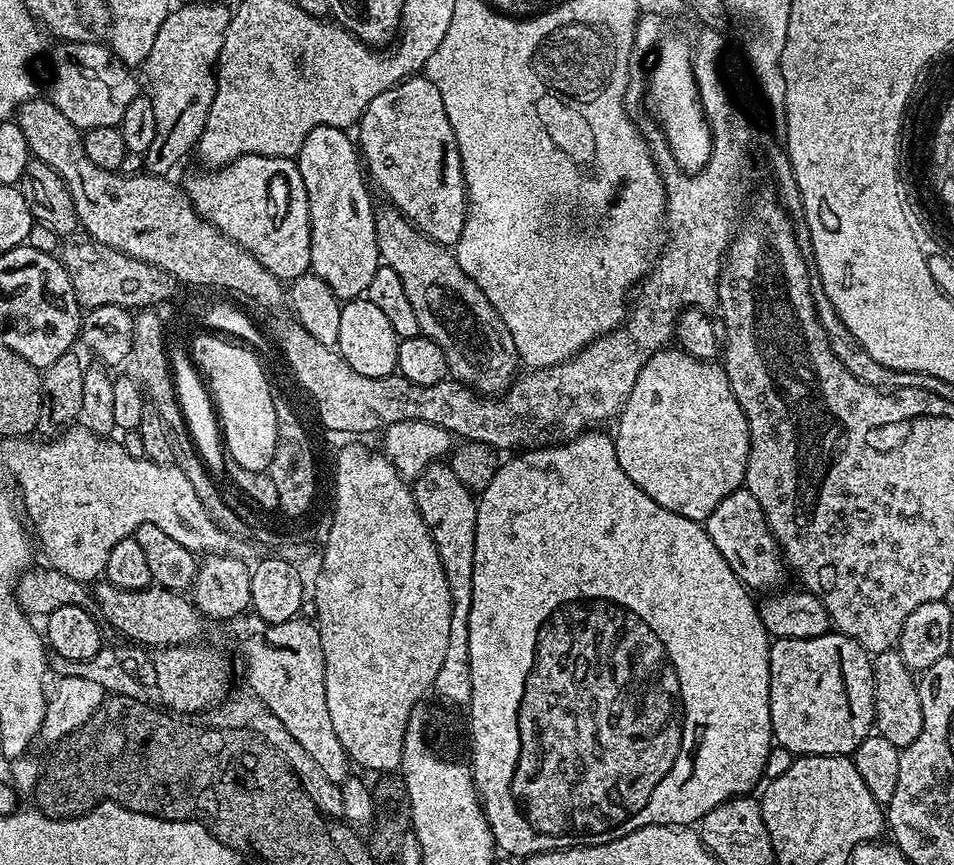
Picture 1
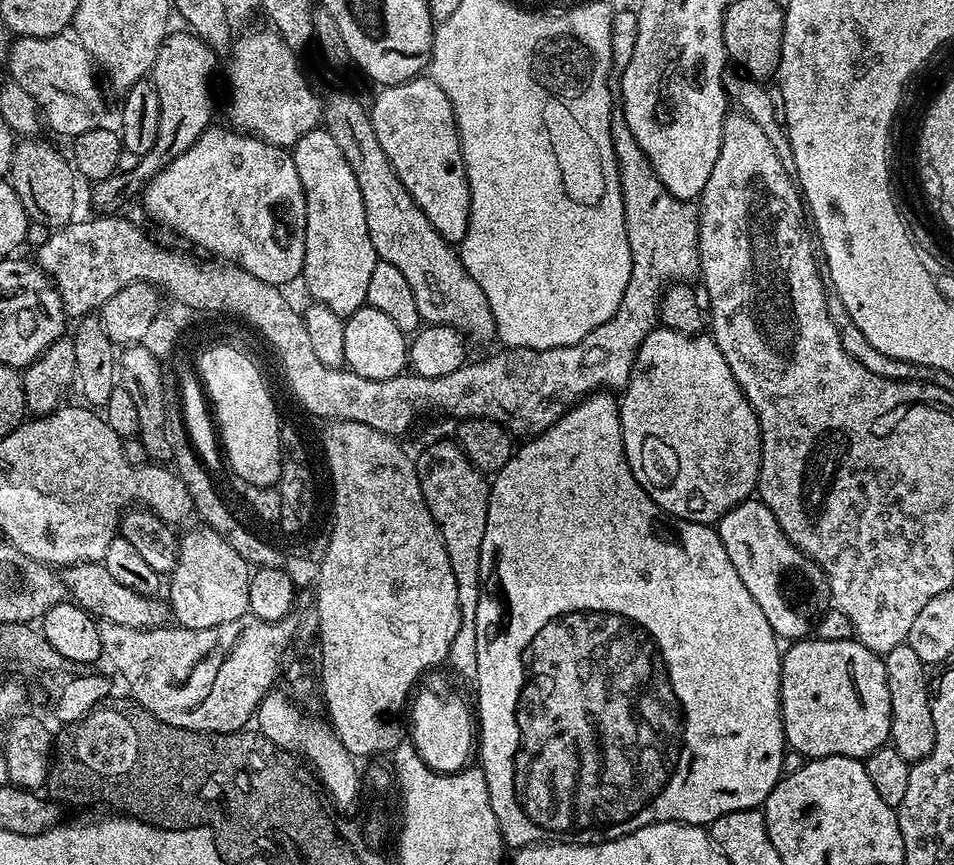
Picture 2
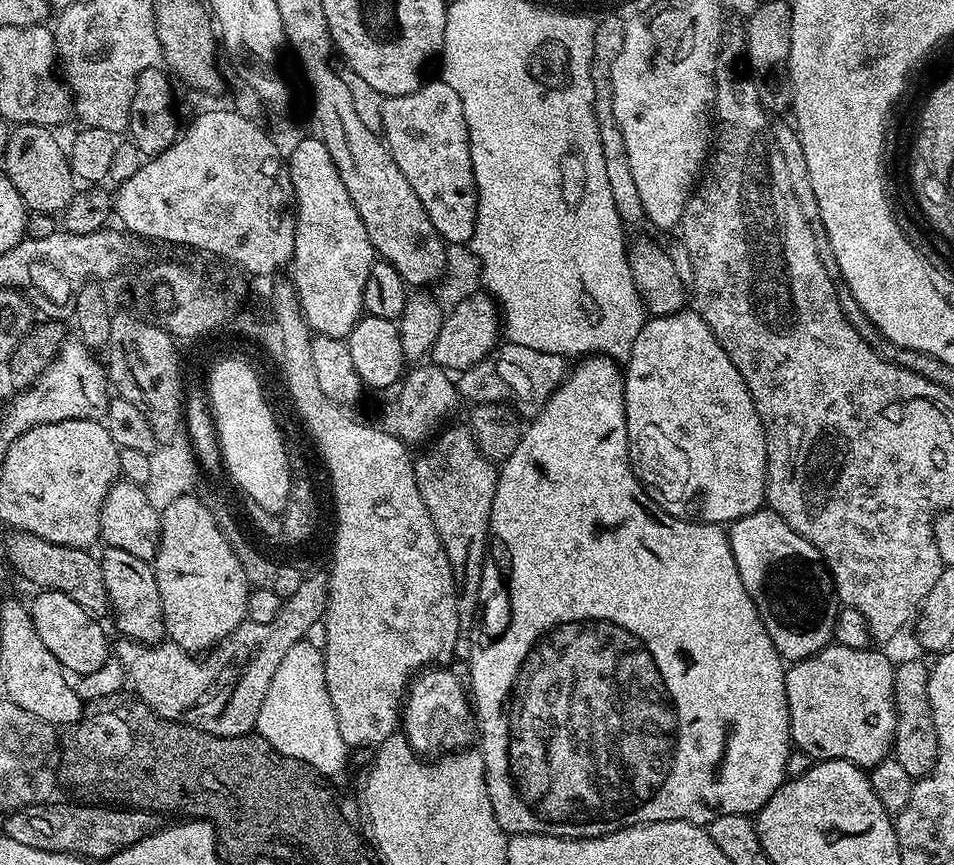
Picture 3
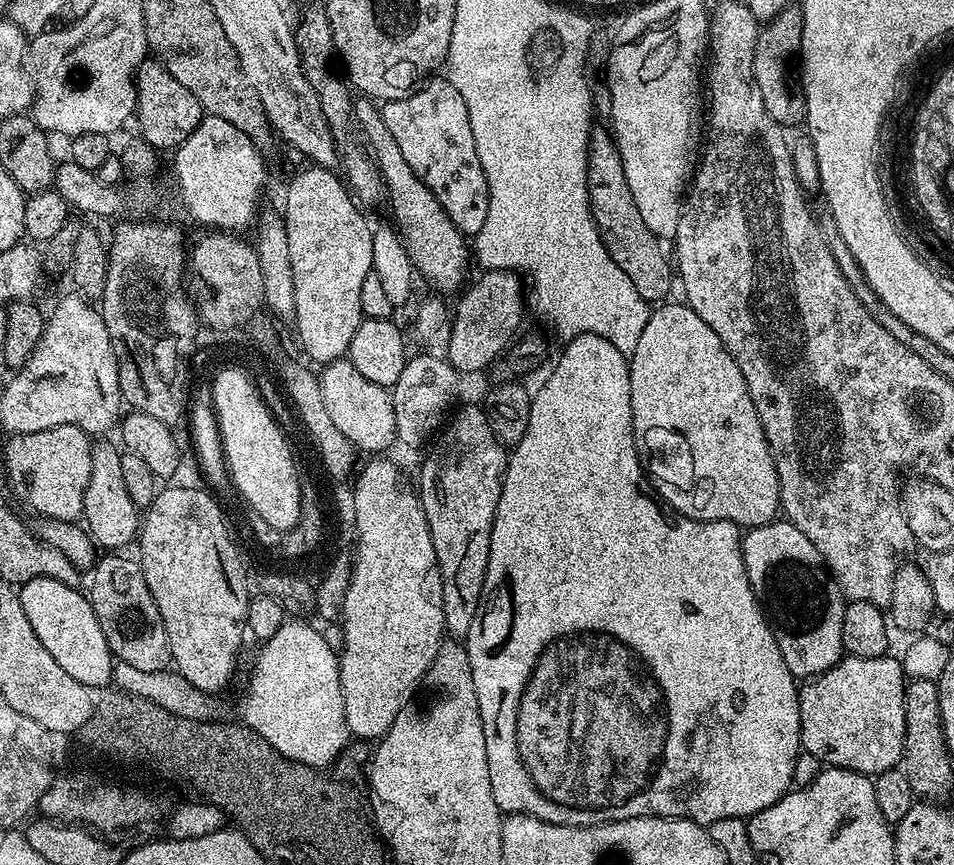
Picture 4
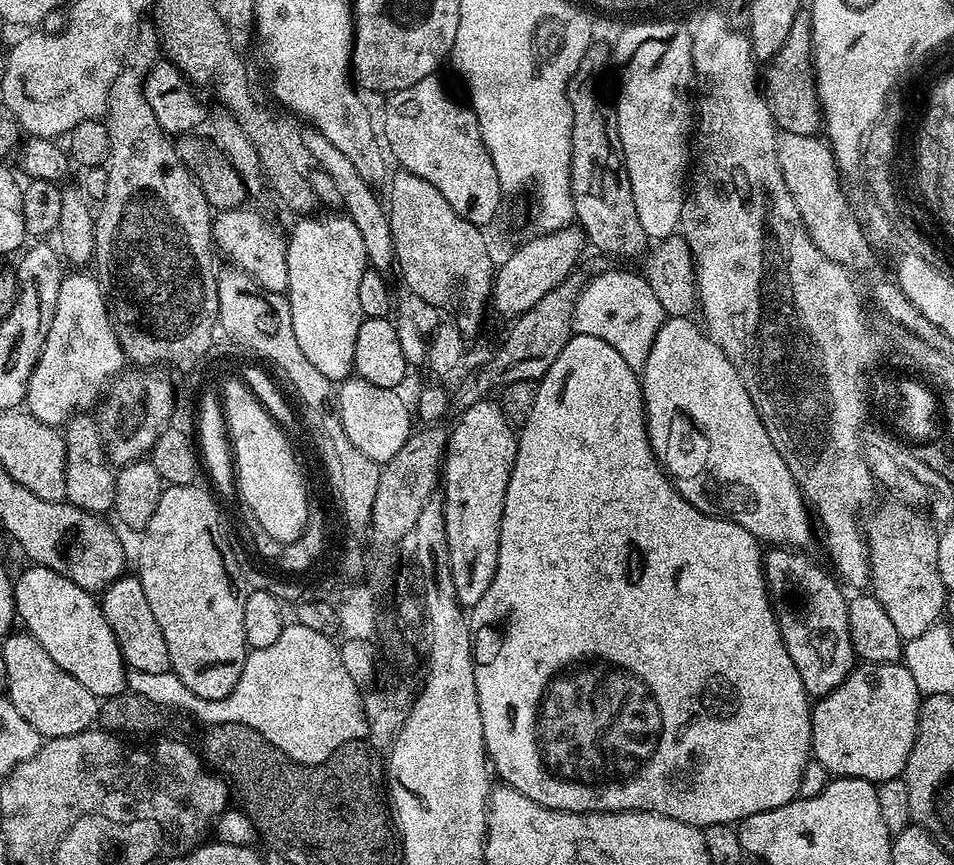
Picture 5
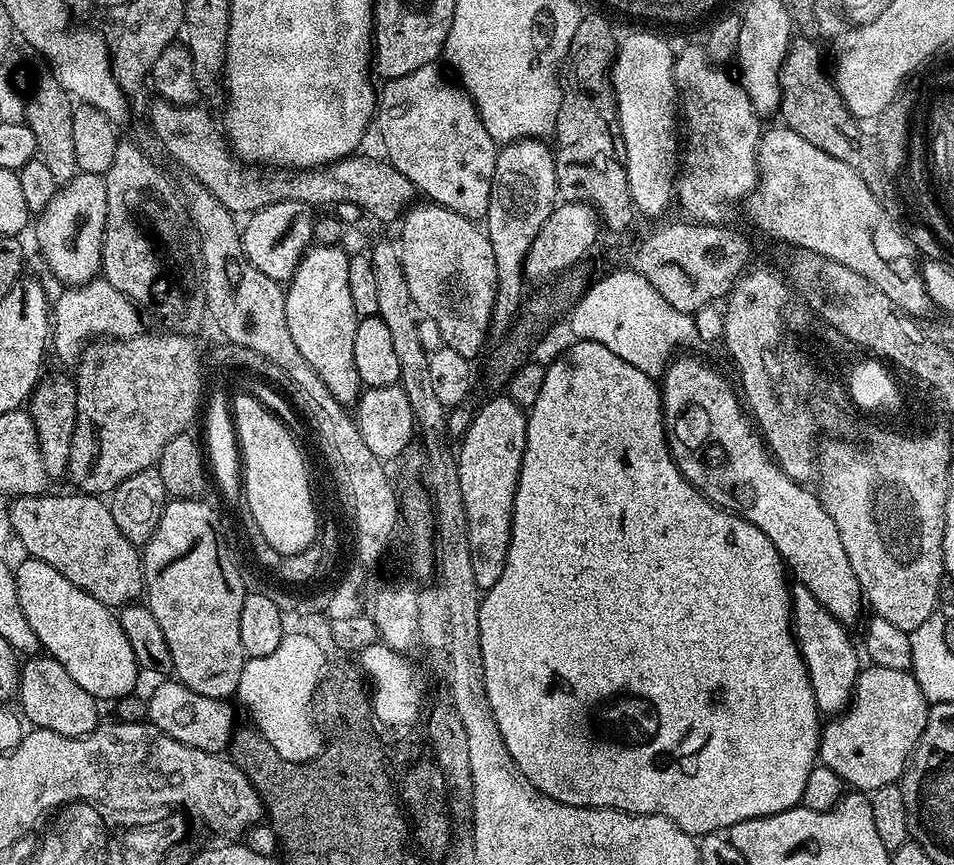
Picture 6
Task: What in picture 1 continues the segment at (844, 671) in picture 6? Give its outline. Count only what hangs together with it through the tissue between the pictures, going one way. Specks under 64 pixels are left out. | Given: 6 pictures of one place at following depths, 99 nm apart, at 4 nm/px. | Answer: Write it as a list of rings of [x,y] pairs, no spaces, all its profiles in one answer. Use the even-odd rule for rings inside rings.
[[[741,486],[718,506],[708,516],[706,527],[710,534],[710,542],[718,546],[718,554],[730,562],[730,570],[738,574],[738,578],[749,590],[764,588],[763,590],[772,590],[777,587],[776,583],[783,578],[786,573],[786,561],[780,551],[780,543],[774,538],[770,526],[766,522],[766,514],[762,506],[758,506],[758,498],[750,494],[750,490]]]

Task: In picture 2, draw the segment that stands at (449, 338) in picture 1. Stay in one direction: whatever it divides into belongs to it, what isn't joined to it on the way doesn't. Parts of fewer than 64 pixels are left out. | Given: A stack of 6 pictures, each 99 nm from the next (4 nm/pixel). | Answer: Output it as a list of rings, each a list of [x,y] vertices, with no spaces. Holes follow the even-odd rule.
[[[336,92],[323,105],[322,124],[338,144],[338,150],[342,150],[342,158],[350,162],[350,170],[354,170],[358,190],[362,190],[362,206],[366,206],[366,230],[370,230],[377,257],[404,275],[414,293],[414,302],[418,302],[421,321],[425,325],[457,328],[469,345],[493,343],[496,323],[482,286],[470,278],[459,251],[434,230],[430,218],[422,214],[406,186],[402,186],[394,166],[390,166],[390,158],[386,158],[386,150],[378,146],[369,109],[354,97]]]

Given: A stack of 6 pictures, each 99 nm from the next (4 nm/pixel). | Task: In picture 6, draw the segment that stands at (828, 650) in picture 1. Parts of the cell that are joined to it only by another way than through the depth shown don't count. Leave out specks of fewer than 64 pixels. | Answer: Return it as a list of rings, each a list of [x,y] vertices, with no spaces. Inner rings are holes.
[[[865,667],[856,679],[856,688],[852,691],[852,703],[835,718],[829,719],[832,720],[829,724],[827,721],[823,725],[820,733],[819,763],[834,770],[834,774],[838,774],[838,778],[843,780],[849,789],[859,790],[865,794],[871,794],[887,784],[897,783],[903,776],[904,769],[908,767],[916,743],[926,730],[929,707],[928,700],[922,694],[911,671]]]

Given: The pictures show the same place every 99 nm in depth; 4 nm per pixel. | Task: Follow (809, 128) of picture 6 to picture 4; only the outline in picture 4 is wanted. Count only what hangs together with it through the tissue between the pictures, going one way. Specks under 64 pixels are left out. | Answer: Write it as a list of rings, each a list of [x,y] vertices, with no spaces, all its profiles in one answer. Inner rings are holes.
[[[790,2],[777,16],[767,21],[760,28],[756,39],[756,45],[752,53],[754,62],[754,82],[758,82],[758,91],[762,93],[762,102],[766,105],[766,114],[774,118],[781,126],[801,123],[804,120],[804,93],[798,87],[797,81],[788,77],[788,60],[800,51],[800,39],[802,38],[802,22],[804,21],[804,9],[799,3]]]

